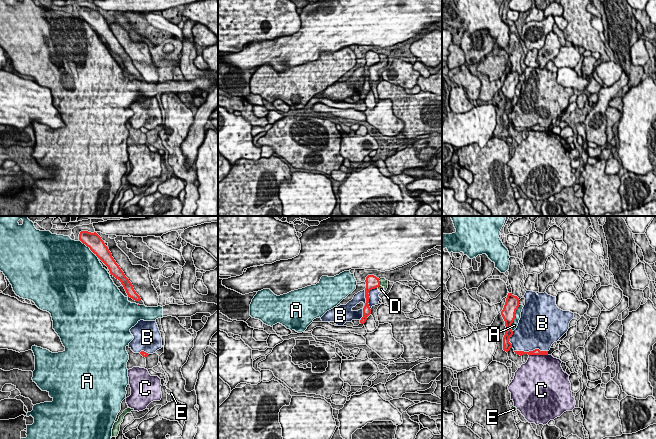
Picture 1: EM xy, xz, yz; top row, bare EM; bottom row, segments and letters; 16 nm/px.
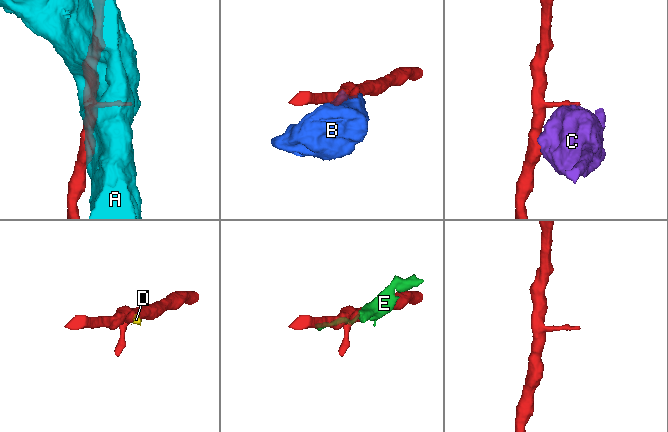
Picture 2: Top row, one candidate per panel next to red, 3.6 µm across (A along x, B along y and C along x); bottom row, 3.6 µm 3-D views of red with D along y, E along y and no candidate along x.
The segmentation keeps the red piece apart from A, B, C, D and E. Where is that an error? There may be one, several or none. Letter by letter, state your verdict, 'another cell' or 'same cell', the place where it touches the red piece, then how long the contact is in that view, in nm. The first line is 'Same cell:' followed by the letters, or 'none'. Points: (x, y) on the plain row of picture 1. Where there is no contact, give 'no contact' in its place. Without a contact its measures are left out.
Same cell: none
A: another cell | yz (514, 94) | 440 nm
B: another cell | xz (366, 78) | 600 nm
C: another cell | yz (538, 130) | 300 nm
D: another cell | xz (377, 62) | 70 nm
E: another cell | xz (379, 58) | 120 nm

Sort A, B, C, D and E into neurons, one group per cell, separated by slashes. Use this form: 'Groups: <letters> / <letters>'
Groups: A / B D E / C

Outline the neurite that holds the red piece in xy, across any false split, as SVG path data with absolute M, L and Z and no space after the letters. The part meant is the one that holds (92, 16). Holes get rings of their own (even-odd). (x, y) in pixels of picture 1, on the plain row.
M81 7L79 16L89 23L90 26L108 43L110 50L121 58L128 73L135 77L141 76L140 72L134 66L132 59L125 52L124 48L112 33L108 23L96 8Z

